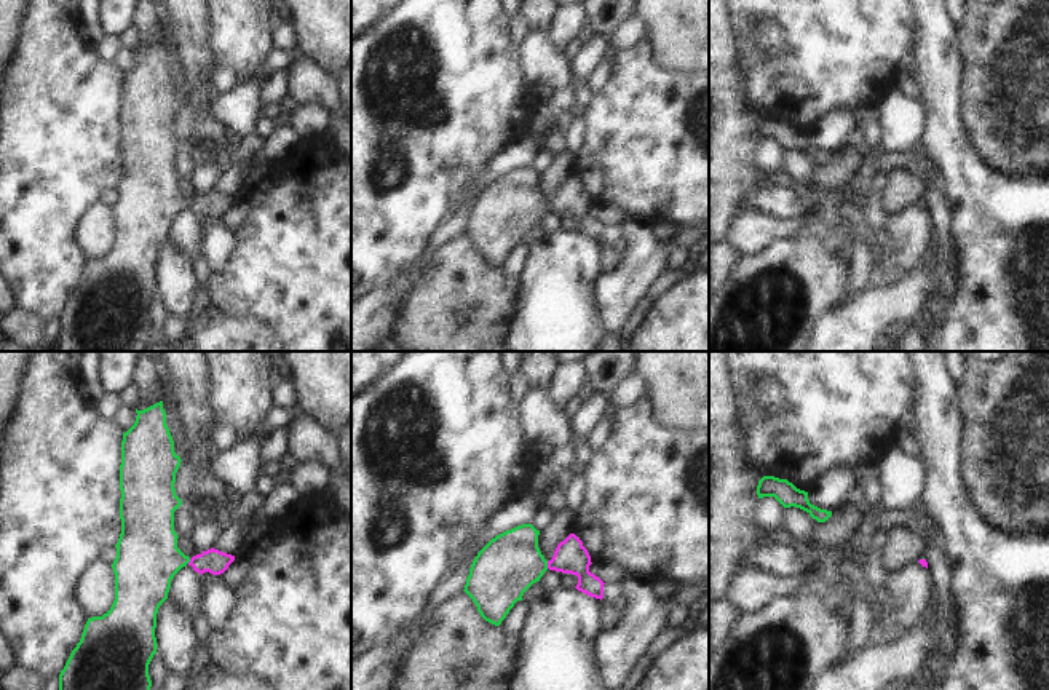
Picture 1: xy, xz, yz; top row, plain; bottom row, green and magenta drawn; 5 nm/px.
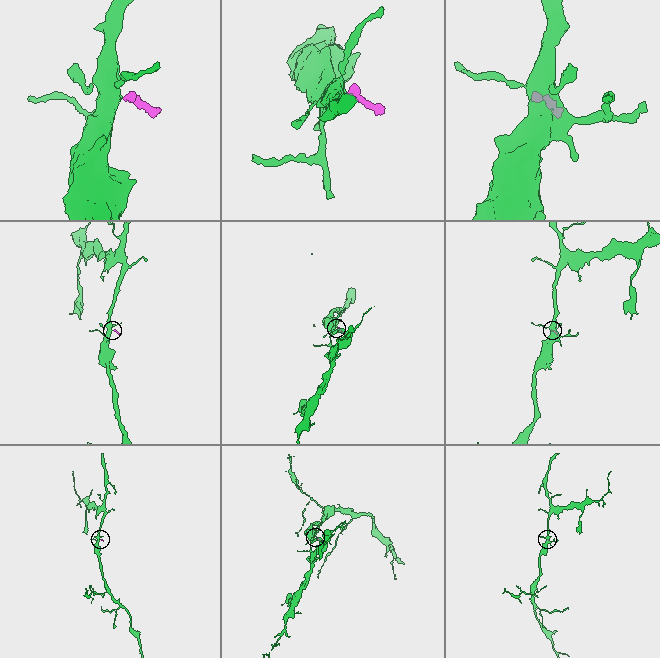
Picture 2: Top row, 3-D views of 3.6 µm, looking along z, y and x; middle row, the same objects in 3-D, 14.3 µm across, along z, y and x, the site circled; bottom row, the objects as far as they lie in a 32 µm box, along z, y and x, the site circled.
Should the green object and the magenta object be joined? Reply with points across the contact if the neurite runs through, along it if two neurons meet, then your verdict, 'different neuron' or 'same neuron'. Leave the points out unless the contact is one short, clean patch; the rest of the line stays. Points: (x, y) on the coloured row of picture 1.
way xz (500, 574), (511, 564), (546, 564), (556, 564), (570, 556); same neuron

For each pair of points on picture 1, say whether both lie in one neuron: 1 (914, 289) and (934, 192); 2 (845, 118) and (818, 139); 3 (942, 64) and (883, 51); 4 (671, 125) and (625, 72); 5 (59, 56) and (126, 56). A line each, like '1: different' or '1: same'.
1: same
2: same
3: different
4: same
5: different

